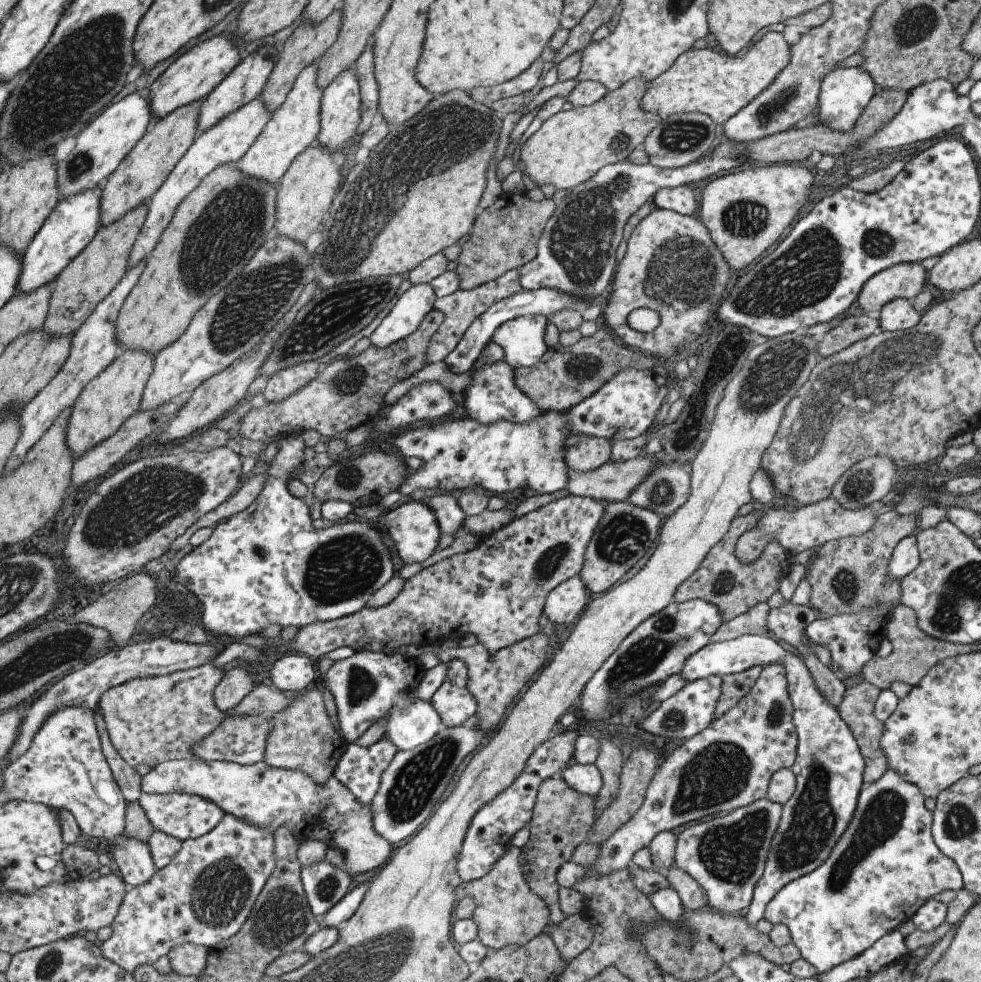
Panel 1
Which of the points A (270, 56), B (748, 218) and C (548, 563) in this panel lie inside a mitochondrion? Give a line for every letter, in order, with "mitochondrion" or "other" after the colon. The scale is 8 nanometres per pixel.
A: other
B: mitochondrion
C: mitochondrion

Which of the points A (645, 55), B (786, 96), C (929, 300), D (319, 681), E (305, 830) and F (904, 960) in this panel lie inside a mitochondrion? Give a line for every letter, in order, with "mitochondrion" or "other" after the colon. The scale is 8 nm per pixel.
A: other
B: mitochondrion
C: other
D: other
E: other
F: other

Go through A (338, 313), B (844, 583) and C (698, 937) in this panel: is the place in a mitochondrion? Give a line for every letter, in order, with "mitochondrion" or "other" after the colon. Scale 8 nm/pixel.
A: mitochondrion
B: mitochondrion
C: other

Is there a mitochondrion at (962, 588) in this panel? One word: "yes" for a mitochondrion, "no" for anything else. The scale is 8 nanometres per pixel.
yes

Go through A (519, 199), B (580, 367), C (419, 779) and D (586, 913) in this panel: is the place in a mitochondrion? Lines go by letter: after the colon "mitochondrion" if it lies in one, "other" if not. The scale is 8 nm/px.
A: other
B: mitochondrion
C: mitochondrion
D: other

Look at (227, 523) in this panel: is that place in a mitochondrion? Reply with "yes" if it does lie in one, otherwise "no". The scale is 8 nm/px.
no

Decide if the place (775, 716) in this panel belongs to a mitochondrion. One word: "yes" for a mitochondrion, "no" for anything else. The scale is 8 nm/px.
yes

